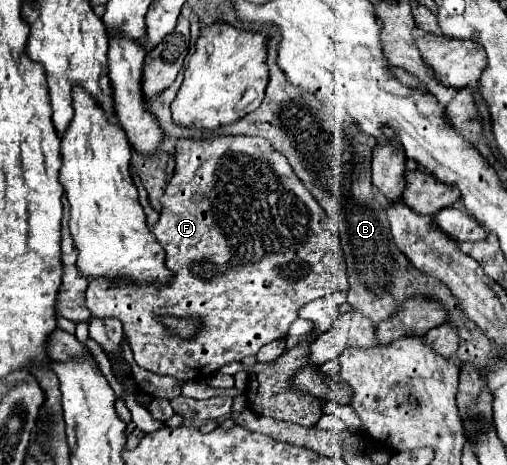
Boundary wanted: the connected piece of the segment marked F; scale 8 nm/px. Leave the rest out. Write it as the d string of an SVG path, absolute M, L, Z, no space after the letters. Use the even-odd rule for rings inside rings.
M239 135L239 137L215 137L211 141L187 141L181 139L177 143L177 165L175 171L171 175L171 181L167 185L167 191L161 199L161 215L159 221L153 225L153 235L157 237L157 241L161 243L161 247L167 253L165 263L169 265L169 269L175 273L173 281L169 287L141 287L141 289L133 289L133 287L113 287L109 285L109 281L89 281L87 287L87 307L93 313L93 317L99 319L119 319L123 323L123 331L125 331L125 339L133 351L135 363L147 371L153 371L157 375L171 375L175 379L185 381L185 377L205 377L211 375L215 371L219 371L223 365L231 363L231 361L241 361L249 355L257 355L257 351L273 341L285 339L289 337L289 327L291 323L299 317L299 309L303 305L307 305L313 299L325 297L333 291L347 291L347 267L345 267L345 257L343 257L343 249L339 243L339 237L333 235L327 227L327 215L321 209L321 205L315 201L315 197L305 189L305 185L301 183L301 179L293 173L291 165L287 163L287 159L275 151L269 141L261 139L261 137L247 137L247 135ZM169 315L175 317L189 317L199 321L199 331L195 333L193 339L181 339L179 335L175 335L173 331L169 331L169 327L161 321Z

